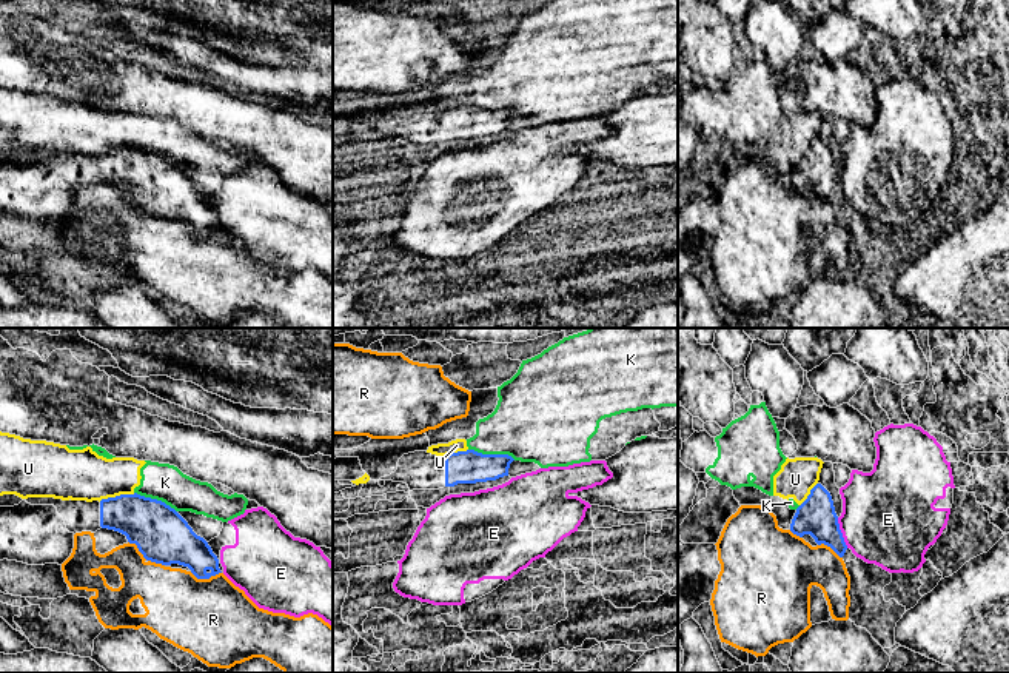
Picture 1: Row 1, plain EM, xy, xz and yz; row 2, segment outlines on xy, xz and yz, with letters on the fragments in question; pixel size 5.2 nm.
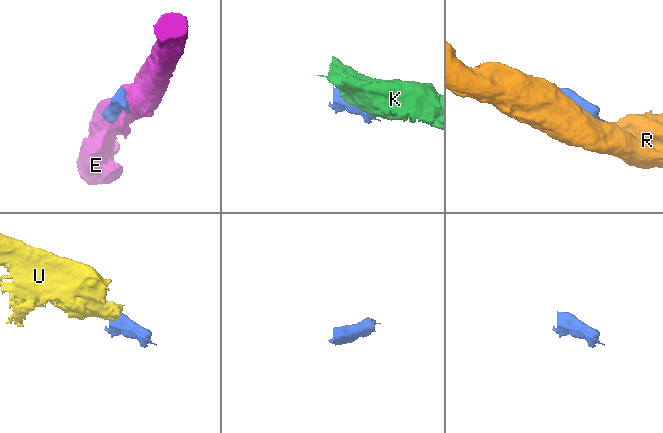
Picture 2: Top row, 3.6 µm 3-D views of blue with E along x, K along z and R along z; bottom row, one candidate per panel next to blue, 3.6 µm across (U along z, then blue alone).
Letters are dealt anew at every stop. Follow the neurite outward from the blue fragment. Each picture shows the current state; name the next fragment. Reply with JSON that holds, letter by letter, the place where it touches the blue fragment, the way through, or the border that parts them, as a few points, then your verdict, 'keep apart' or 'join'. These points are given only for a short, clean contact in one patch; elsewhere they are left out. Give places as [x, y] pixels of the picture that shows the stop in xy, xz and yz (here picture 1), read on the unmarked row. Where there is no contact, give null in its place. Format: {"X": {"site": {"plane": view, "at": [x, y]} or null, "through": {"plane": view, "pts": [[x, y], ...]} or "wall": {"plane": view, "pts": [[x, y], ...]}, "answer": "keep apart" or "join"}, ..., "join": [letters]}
{"E": {"site": {"plane": "yz", "at": [841, 188]}, "answer": "keep apart"}, "K": {"site": {"plane": "xz", "at": [492, 110]}, "answer": "keep apart"}, "R": {"site": {"plane": "xy", "at": [145, 213]}, "answer": "keep apart"}, "U": {"site": {"plane": "xy", "at": [116, 151]}, "wall": {"plane": "xy", "pts": [[134, 148], [120, 148], [99, 156]]}, "answer": "keep apart"}, "join": []}

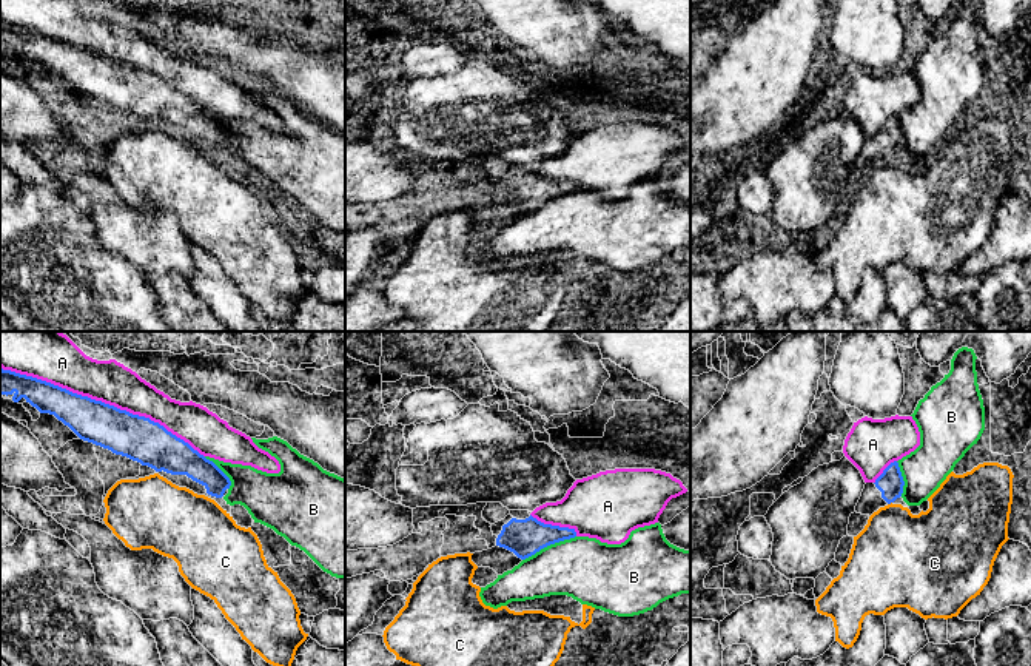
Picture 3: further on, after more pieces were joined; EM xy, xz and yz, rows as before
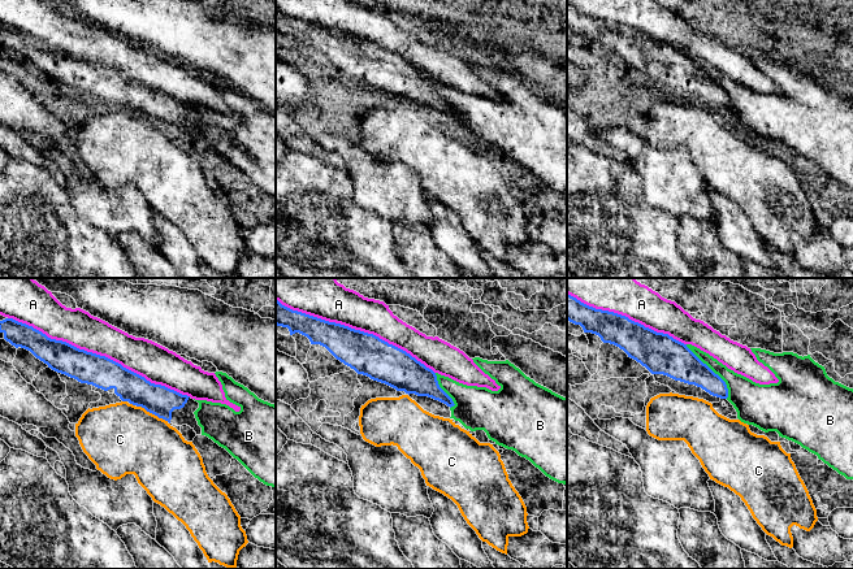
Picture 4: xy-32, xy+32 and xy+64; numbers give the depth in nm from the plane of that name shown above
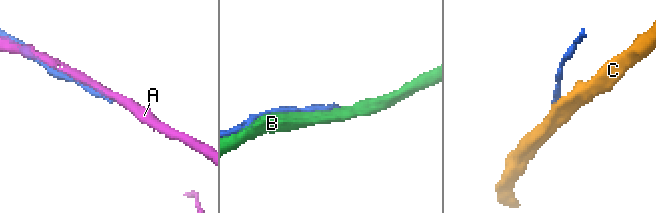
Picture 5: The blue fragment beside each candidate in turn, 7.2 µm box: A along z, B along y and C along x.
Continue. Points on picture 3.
{"A": {"site": {"plane": "xy", "at": [100, 56]}, "answer": "keep apart"}, "B": {"site": {"plane": "xz", "at": [549, 199]}, "answer": "keep apart"}, "C": {"site": {"plane": "yz", "at": [889, 158]}, "wall": {"plane": "yz", "pts": [[891, 156], [888, 159]]}, "answer": "keep apart"}, "join": []}

